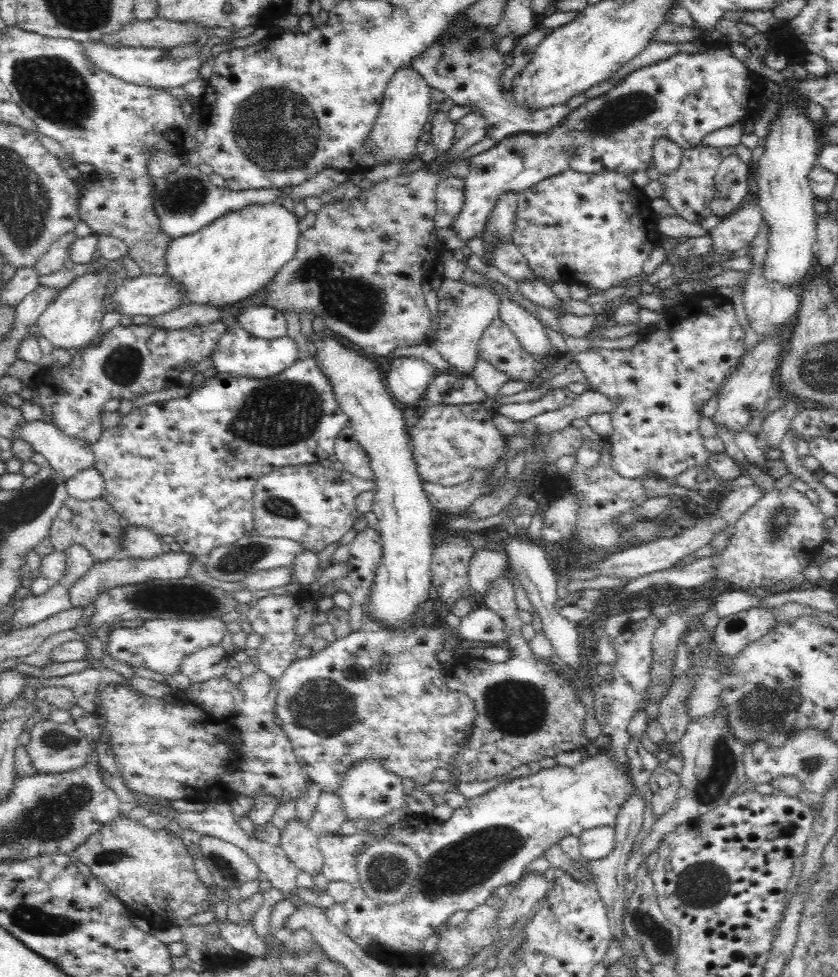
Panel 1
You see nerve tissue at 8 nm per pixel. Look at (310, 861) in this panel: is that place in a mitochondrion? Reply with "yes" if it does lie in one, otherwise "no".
no

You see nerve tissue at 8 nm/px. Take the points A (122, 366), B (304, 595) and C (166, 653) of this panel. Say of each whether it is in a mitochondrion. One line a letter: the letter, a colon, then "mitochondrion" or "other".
A: mitochondrion
B: other
C: other

